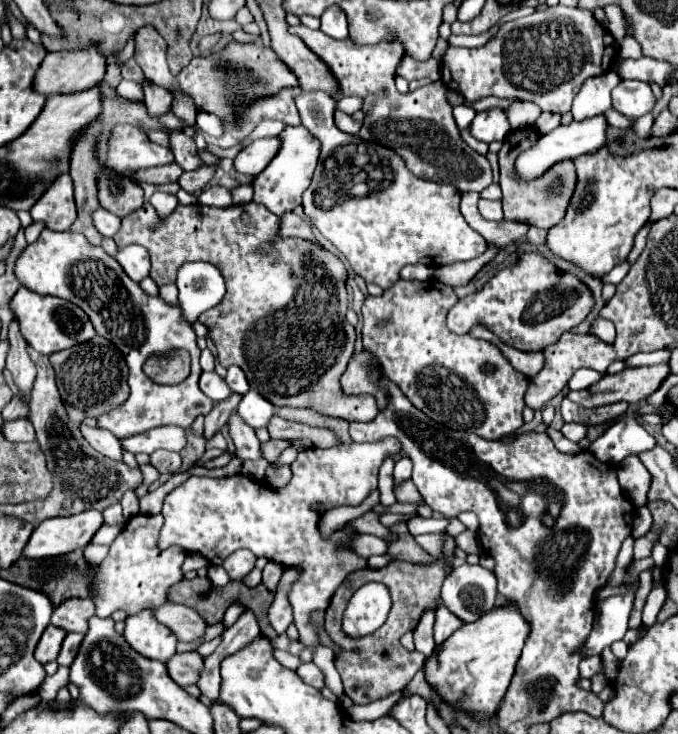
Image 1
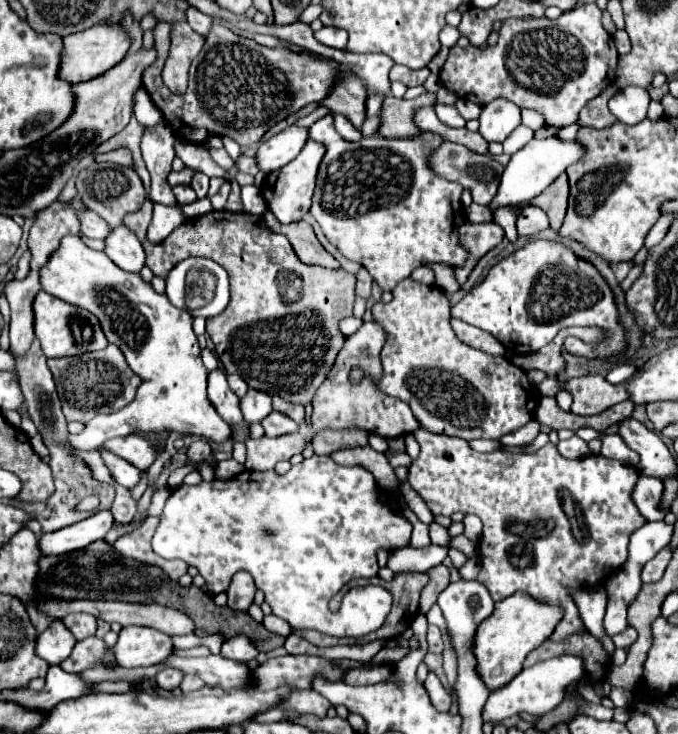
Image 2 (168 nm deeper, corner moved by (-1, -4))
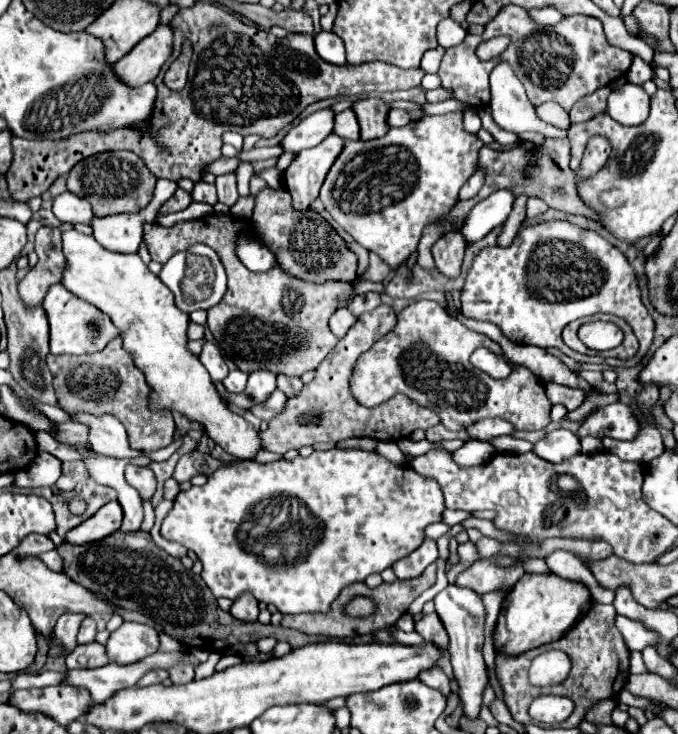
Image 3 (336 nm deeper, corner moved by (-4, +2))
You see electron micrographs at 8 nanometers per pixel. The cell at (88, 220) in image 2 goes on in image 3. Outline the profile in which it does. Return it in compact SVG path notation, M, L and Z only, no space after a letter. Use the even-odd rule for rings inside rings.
M64 191L62 195L58 195L54 199L52 211L62 223L72 223L72 225L74 223L90 223L90 219L94 217L90 203L76 197L70 191Z

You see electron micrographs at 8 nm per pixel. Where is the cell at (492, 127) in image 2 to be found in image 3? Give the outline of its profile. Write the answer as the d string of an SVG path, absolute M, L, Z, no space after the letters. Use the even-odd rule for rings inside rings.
M500 61L490 73L492 89L492 117L494 121L512 133L538 131L544 137L556 137L556 129L538 119L536 107L528 101L524 85L516 77L510 63Z

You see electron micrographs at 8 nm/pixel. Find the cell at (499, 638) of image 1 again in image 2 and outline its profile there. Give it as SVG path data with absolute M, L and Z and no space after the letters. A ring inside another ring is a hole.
M515 593L503 601L495 603L493 615L489 615L477 627L473 635L473 653L477 661L477 673L489 691L505 687L517 673L523 669L523 661L529 651L539 647L555 629L557 621L561 621L561 611L549 605L541 605L541 601L533 601L527 593Z

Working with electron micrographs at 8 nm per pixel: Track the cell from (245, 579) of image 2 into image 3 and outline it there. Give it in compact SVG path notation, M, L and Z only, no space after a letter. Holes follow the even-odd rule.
M242 595L238 601L234 601L232 609L230 609L232 617L242 621L242 623L254 623L258 621L258 601L252 599L252 595Z

